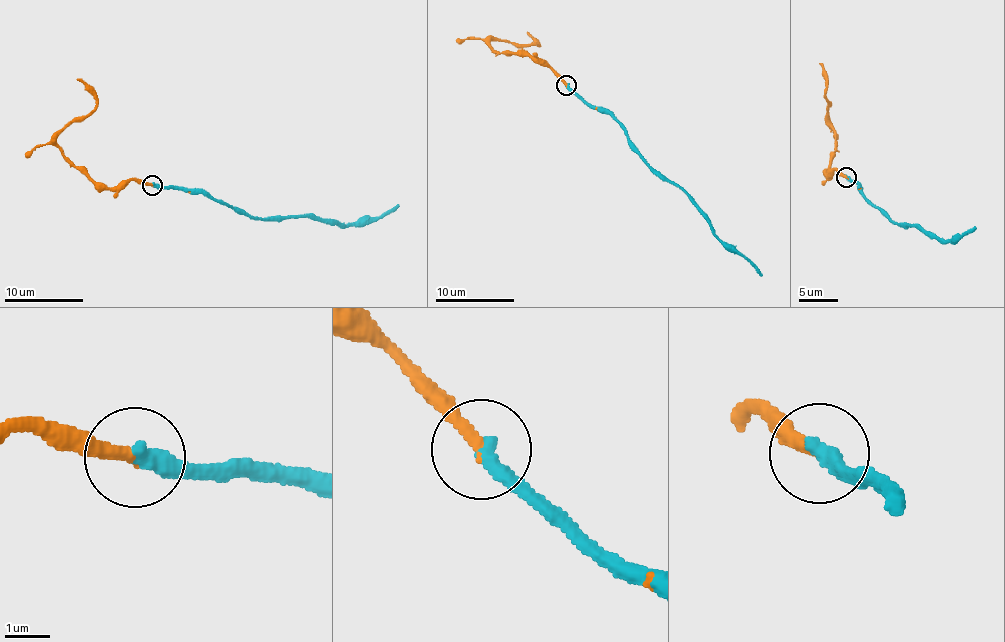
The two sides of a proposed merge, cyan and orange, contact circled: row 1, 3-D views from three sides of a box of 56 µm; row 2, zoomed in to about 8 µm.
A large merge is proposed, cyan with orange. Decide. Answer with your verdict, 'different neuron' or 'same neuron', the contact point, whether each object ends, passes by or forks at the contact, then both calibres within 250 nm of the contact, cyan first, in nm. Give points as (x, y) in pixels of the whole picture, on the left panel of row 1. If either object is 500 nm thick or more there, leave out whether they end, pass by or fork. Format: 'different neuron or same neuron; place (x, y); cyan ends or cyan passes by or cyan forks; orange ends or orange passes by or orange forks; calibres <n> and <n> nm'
same neuron; place (152, 185); cyan ends; orange ends; calibres 400 and 280 nm

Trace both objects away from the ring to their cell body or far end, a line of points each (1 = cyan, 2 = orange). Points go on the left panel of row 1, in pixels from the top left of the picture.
1: (152, 185), (204, 190), (229, 206), (262, 219), (310, 217), (345, 224), (370, 223), (399, 204)
2: (152, 185), (130, 180), (96, 187), (63, 153), (57, 136), (95, 107), (91, 91), (77, 80)

